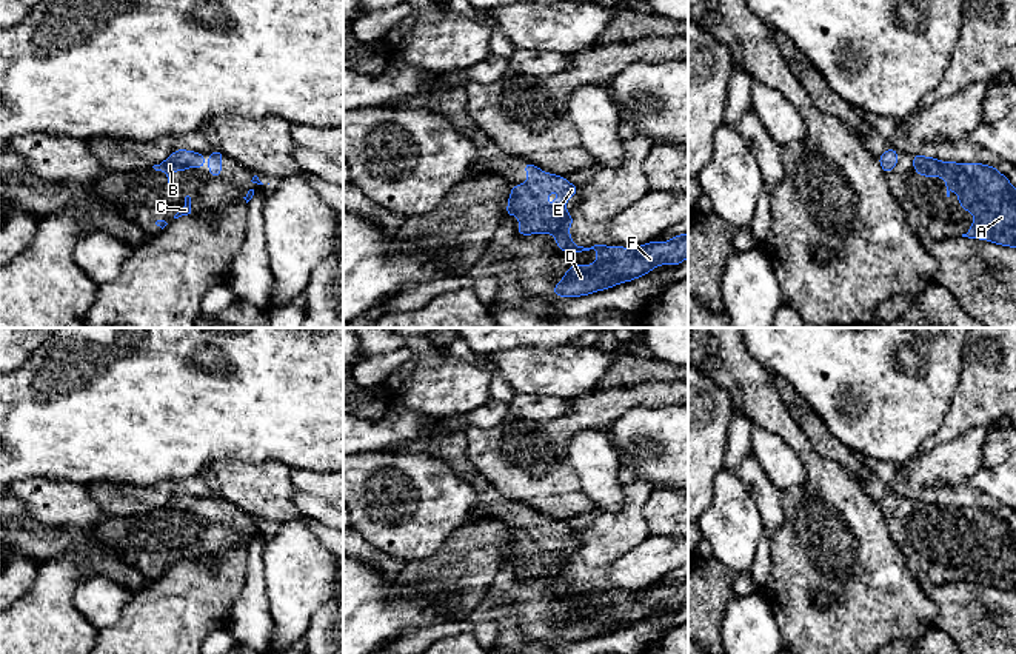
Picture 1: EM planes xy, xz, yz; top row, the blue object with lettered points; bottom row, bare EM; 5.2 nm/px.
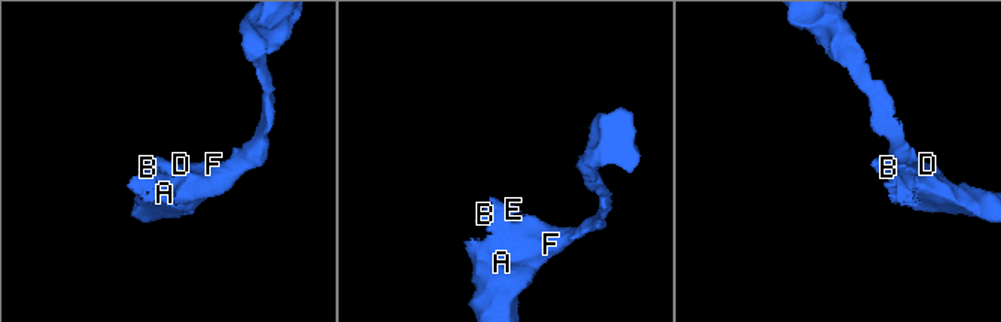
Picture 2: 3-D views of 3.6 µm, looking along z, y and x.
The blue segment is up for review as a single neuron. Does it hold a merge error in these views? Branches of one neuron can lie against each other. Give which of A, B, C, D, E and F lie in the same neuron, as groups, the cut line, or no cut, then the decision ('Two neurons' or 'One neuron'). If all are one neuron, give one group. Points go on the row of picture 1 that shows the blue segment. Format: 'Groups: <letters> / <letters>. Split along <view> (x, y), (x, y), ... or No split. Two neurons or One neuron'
Groups: A B C D E F. No split. One neuron

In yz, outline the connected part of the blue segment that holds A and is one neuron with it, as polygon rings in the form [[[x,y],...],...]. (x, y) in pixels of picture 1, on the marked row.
[[[913,154],[913,169],[922,177],[944,177],[947,197],[956,189],[959,205],[976,215],[962,237],[1016,248],[1016,188],[996,166]]]

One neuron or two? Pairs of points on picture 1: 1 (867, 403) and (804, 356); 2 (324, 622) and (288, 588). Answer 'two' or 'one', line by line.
1: one
2: two

